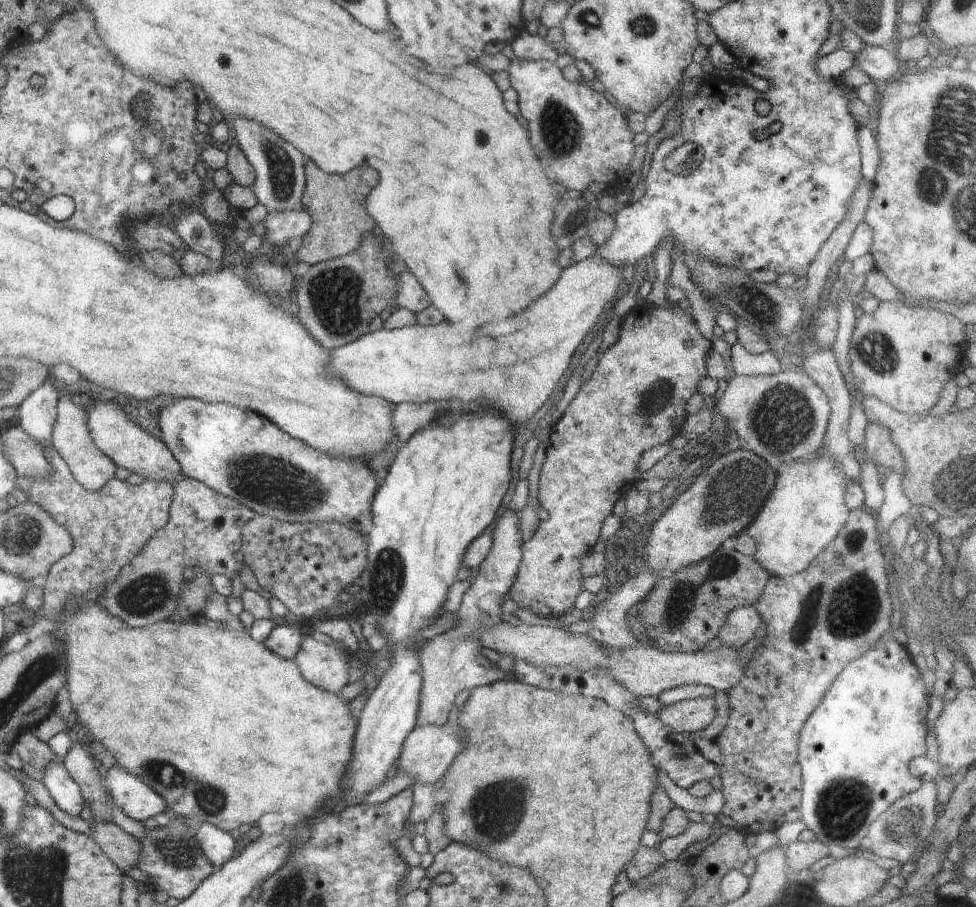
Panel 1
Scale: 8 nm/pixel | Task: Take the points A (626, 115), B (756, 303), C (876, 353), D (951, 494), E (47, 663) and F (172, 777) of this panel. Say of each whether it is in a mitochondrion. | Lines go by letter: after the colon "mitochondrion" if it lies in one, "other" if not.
A: other
B: mitochondrion
C: mitochondrion
D: mitochondrion
E: mitochondrion
F: mitochondrion

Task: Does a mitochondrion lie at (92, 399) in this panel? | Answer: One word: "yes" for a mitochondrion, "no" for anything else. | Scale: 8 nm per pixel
no

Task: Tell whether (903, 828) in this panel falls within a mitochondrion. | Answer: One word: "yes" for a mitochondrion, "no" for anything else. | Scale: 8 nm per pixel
yes

